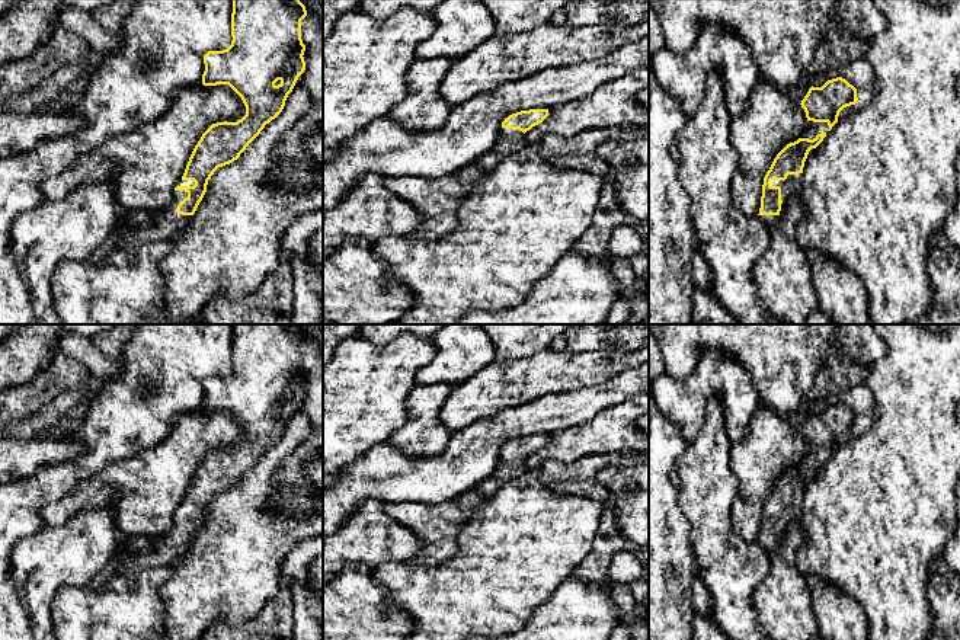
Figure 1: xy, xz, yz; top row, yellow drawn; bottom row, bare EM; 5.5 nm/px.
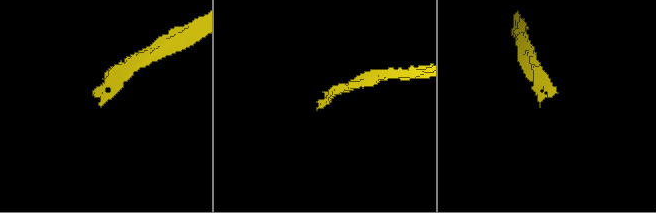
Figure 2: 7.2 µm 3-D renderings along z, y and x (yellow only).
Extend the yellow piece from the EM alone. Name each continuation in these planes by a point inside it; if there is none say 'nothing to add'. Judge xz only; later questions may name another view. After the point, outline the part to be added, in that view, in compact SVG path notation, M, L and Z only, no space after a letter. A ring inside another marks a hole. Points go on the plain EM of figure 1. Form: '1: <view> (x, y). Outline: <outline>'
1: xz (438, 525). Outline: M502 454L495 473L467 492L439 503L385 503L384 512L400 525L413 531L423 544L423 551L407 563L436 566L452 559L461 528L496 490L525 471L525 460L519 455Z

